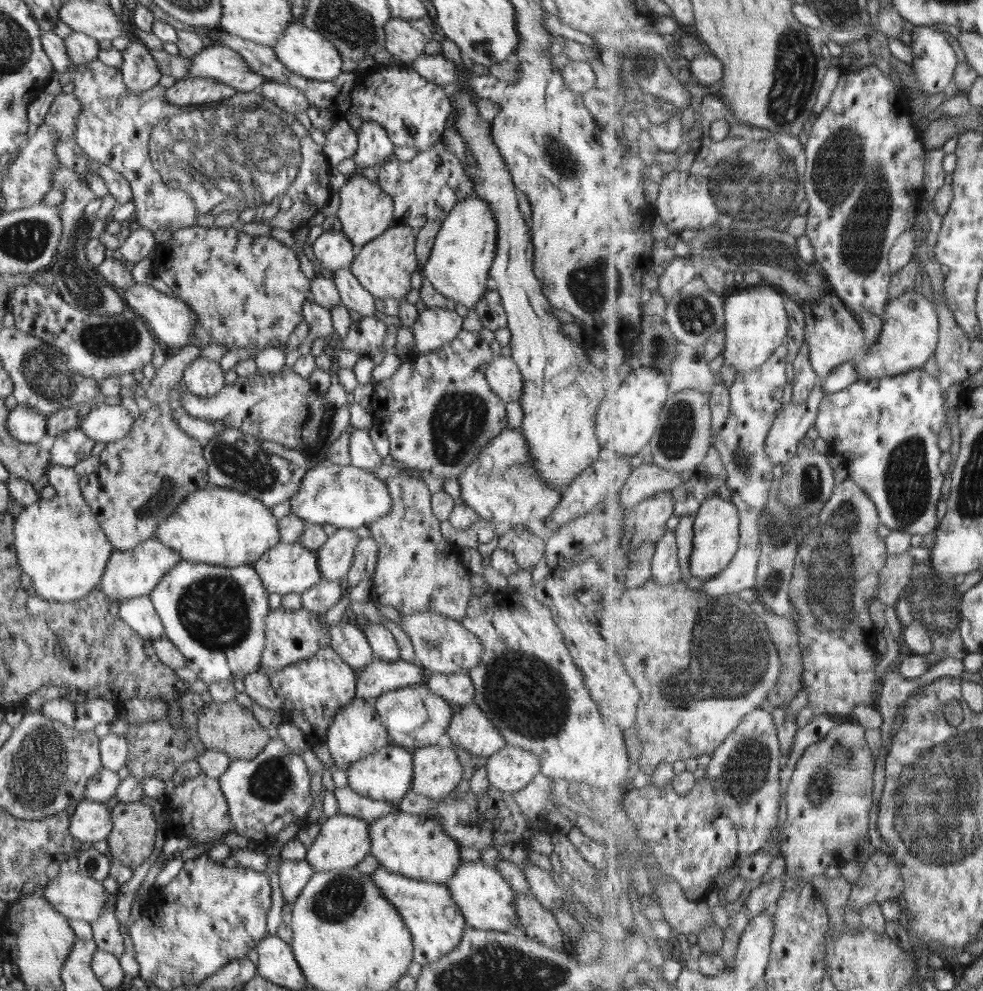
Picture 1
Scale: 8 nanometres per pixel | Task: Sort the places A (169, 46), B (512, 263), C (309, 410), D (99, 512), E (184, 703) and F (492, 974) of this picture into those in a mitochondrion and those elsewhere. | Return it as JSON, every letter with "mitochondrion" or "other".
{"A":"other","B":"other","C":"other","D":"other","E":"other","F":"mitochondrion"}

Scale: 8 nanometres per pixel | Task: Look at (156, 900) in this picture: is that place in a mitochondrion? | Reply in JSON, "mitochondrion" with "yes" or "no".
{"mitochondrion":"no"}

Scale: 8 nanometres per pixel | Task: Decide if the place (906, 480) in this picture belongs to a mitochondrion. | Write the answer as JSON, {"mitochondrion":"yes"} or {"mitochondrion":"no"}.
{"mitochondrion":"yes"}

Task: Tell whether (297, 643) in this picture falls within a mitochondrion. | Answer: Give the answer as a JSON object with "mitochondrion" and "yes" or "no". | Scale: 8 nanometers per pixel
{"mitochondrion":"no"}

